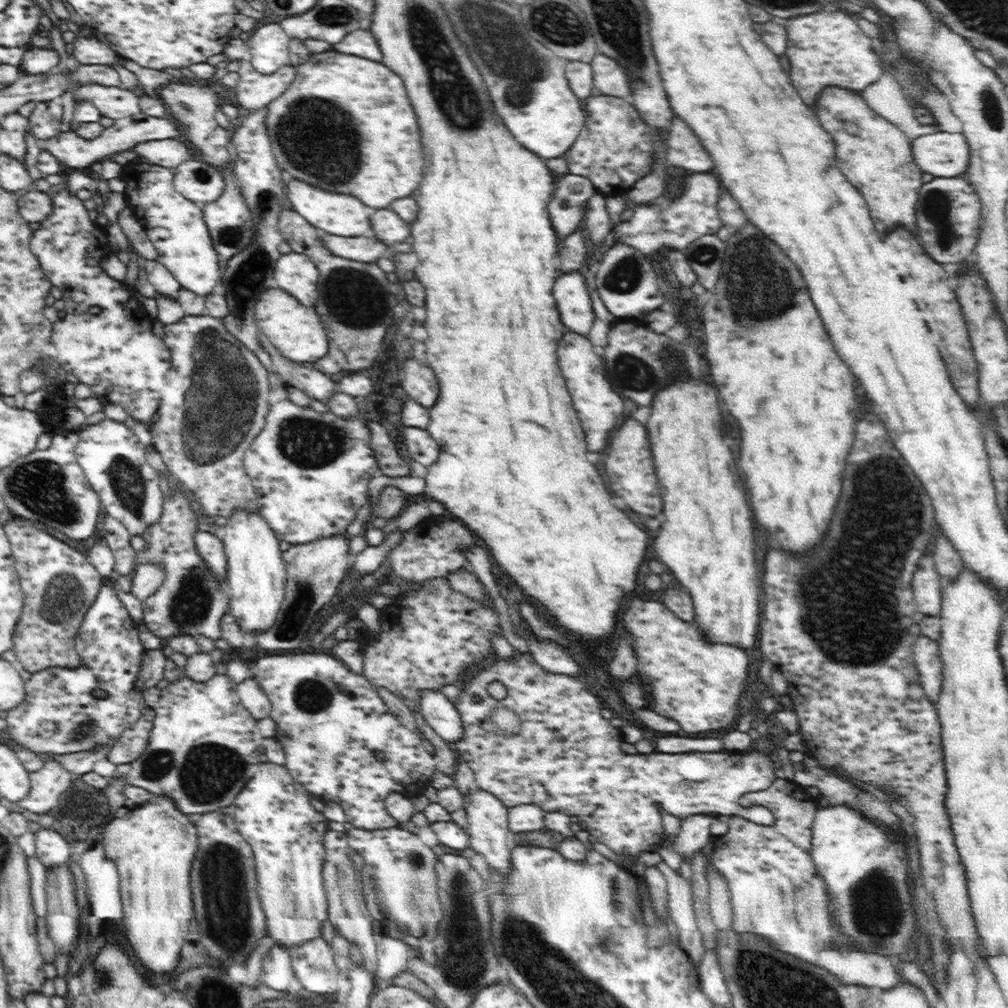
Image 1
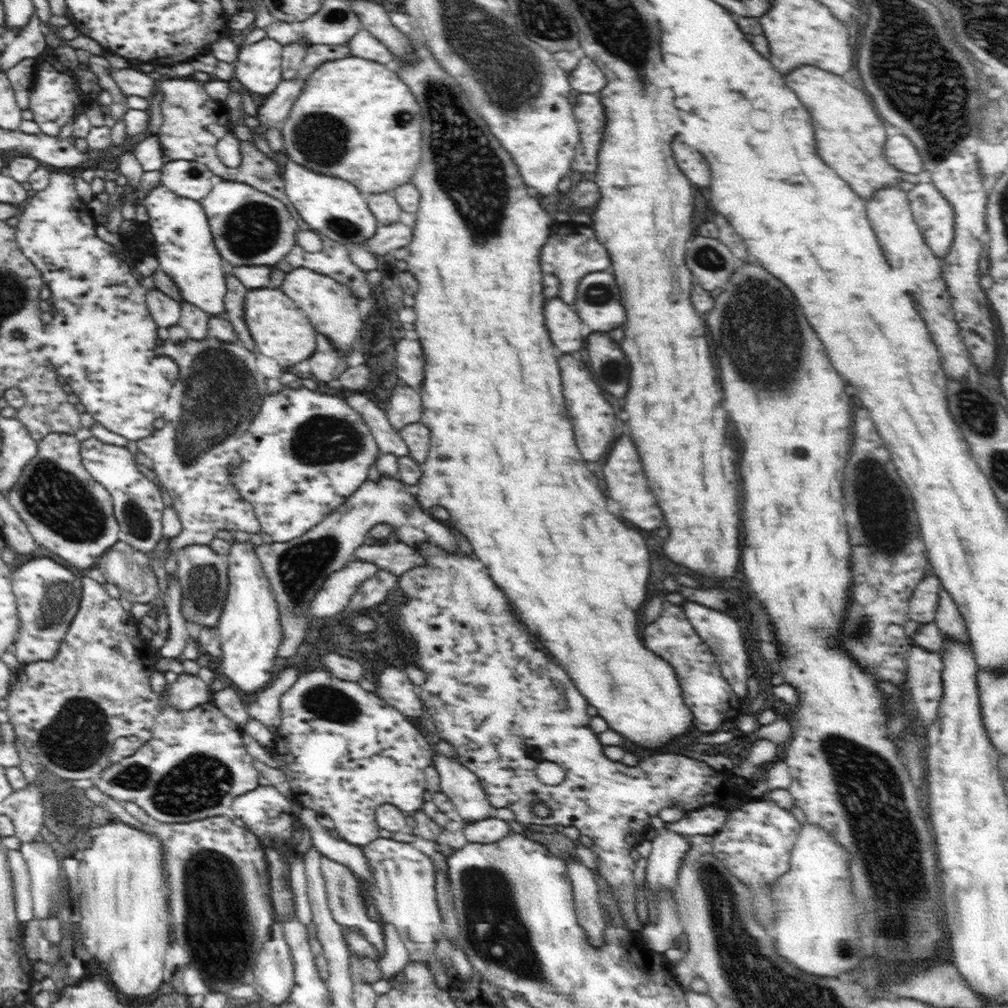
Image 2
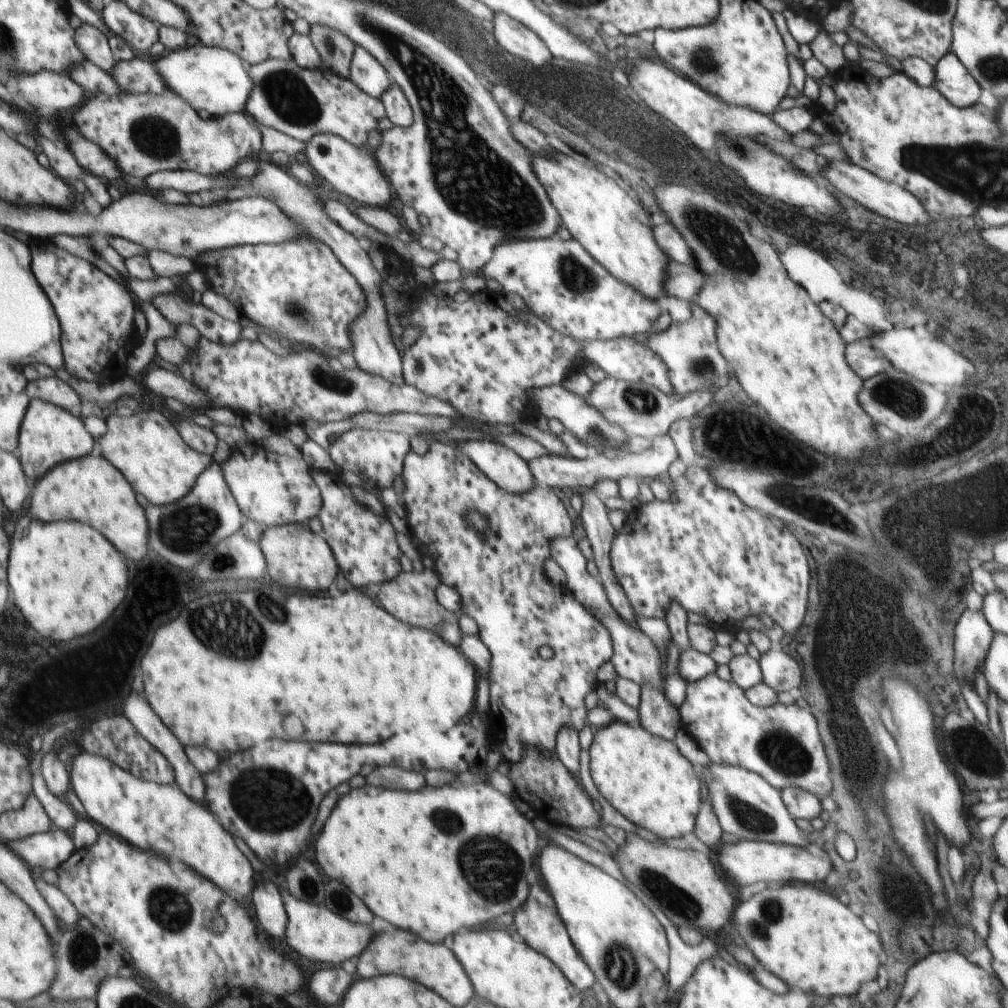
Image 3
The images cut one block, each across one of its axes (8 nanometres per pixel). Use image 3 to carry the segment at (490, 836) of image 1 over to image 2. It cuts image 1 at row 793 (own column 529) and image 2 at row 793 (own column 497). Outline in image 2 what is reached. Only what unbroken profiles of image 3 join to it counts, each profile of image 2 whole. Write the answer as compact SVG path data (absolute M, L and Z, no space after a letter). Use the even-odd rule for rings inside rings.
M433 743L431 745L433 751L431 764L439 773L440 790L451 799L464 823L492 818L494 807L489 804L478 777L458 759L442 755L434 748Z

